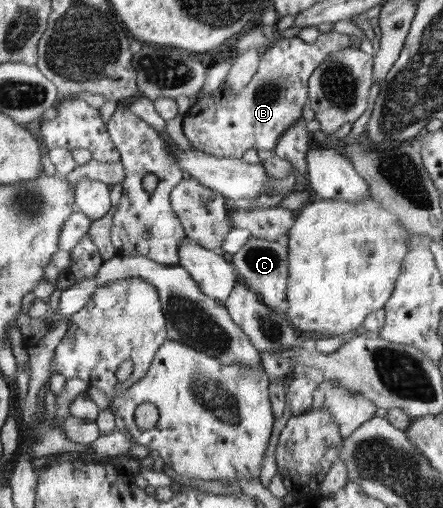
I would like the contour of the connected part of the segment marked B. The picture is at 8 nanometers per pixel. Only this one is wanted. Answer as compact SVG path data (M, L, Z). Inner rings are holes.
M334 30L329 33L321 34L314 43L304 43L296 37L288 39L277 39L273 44L267 45L262 52L262 60L258 67L258 72L250 81L250 84L244 88L240 94L234 94L230 88L220 87L216 92L204 96L203 100L198 100L183 117L183 132L191 141L192 146L196 149L204 150L212 156L220 156L222 158L241 159L246 150L266 149L273 151L280 140L280 136L284 136L286 130L290 130L302 116L304 116L304 106L308 104L309 80L316 71L316 68L330 58L332 54L344 50L344 48L360 48L360 42L354 41L349 35L341 34ZM276 62L278 72L284 76L270 76L270 64Z

